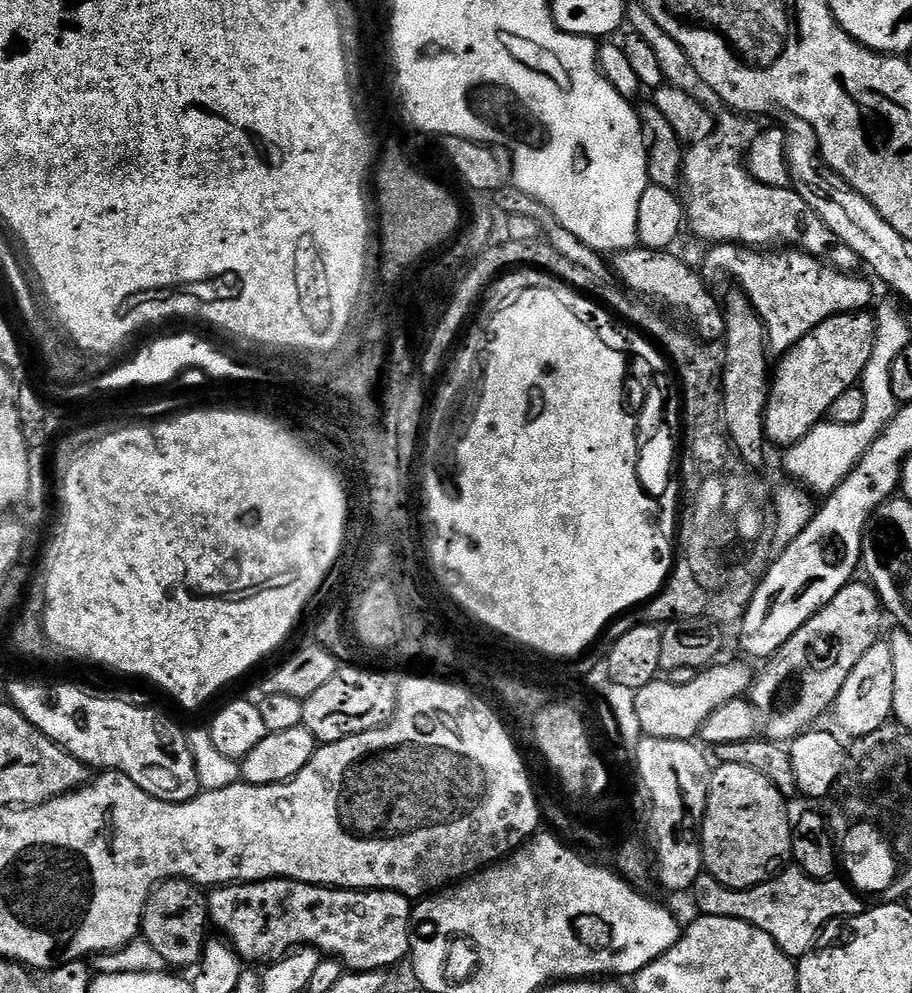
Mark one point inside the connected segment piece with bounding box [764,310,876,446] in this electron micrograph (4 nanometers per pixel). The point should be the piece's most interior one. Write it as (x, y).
(820, 368)

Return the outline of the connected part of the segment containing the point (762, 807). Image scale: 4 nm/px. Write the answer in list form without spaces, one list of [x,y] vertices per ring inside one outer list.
[[[720,764],[712,773],[708,804],[704,807],[698,829],[707,875],[728,888],[753,888],[780,875],[792,854],[793,821],[790,816],[788,820],[788,808],[784,804],[787,804],[785,796],[770,781],[762,778],[758,770],[750,770],[750,766]]]

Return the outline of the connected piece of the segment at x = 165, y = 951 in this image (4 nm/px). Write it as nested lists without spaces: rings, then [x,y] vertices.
[[[165,880],[156,885],[144,907],[142,936],[158,954],[162,954],[165,965],[172,970],[195,969],[204,954],[206,935],[204,924],[209,923],[208,901],[205,893],[189,880]]]

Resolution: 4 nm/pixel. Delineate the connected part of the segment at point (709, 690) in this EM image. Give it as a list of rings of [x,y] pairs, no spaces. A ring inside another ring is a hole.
[[[713,663],[707,670],[701,671],[694,682],[686,686],[674,686],[667,678],[657,678],[635,689],[634,707],[643,735],[695,741],[710,714],[726,702],[743,697],[752,687],[754,672],[744,664],[720,663]]]

